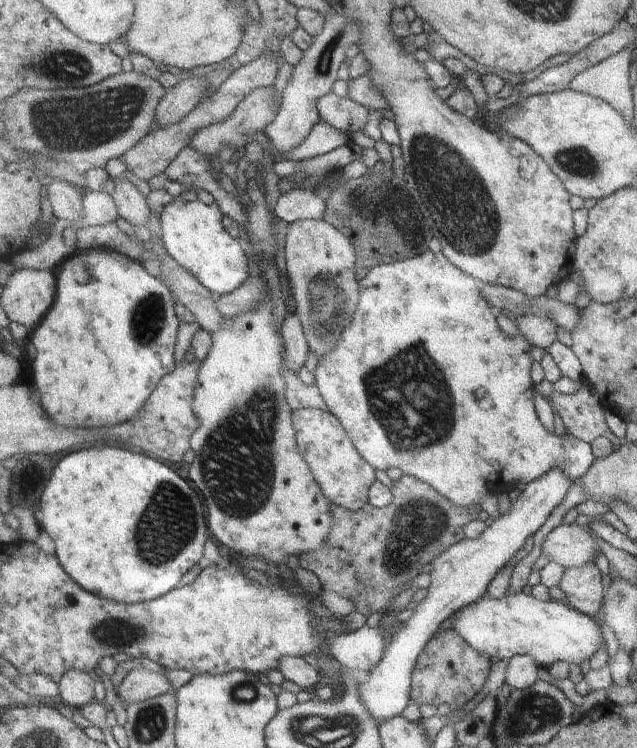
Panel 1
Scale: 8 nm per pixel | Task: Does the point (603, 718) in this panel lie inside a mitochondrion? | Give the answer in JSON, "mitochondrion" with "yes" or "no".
{"mitochondrion":"no"}

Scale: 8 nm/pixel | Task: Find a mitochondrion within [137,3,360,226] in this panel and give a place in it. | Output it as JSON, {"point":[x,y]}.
{"point":[338,35]}

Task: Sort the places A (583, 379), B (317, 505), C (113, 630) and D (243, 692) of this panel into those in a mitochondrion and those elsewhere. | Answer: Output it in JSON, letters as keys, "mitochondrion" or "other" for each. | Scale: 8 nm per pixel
{"A":"other","B":"other","C":"mitochondrion","D":"mitochondrion"}

